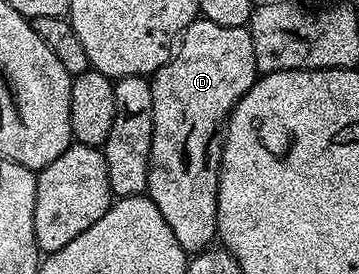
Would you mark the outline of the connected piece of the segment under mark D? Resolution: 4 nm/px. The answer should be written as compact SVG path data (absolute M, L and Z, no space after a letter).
M197 17L193 19L192 24L182 32L178 39L178 46L175 48L174 54L167 63L163 63L158 70L151 76L150 82L152 92L154 93L154 133L152 134L152 144L150 145L150 161L148 162L148 190L146 192L149 199L154 201L154 205L158 205L158 213L162 213L162 217L166 217L166 225L170 225L170 229L174 233L174 237L178 237L178 245L182 245L182 249L189 253L200 253L209 246L211 239L217 238L216 222L218 221L218 181L220 180L220 153L221 144L217 142L218 131L216 135L216 127L223 128L229 115L232 114L234 105L238 105L238 101L248 90L256 84L258 72L256 69L256 58L254 57L254 41L252 40L252 32L248 27L231 27L230 25L214 25L214 21Z

